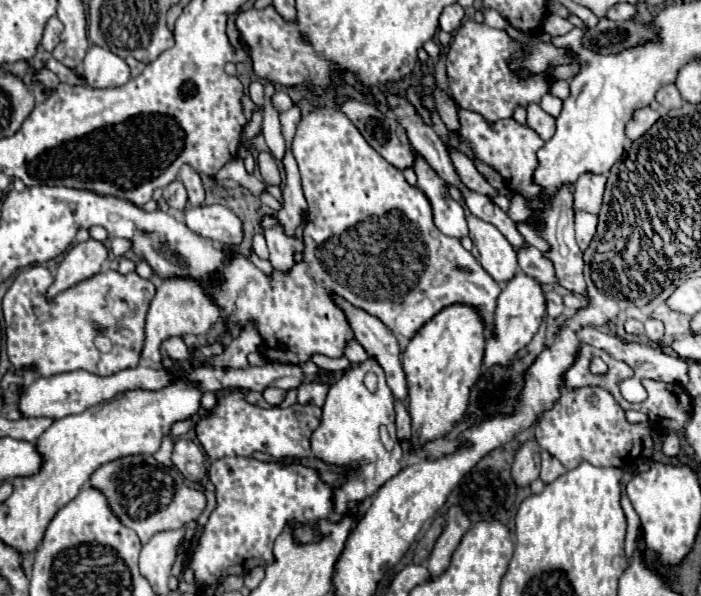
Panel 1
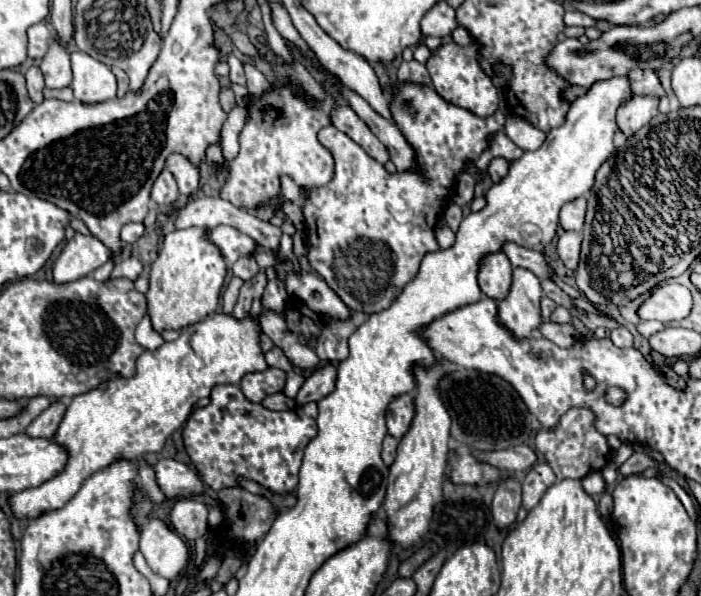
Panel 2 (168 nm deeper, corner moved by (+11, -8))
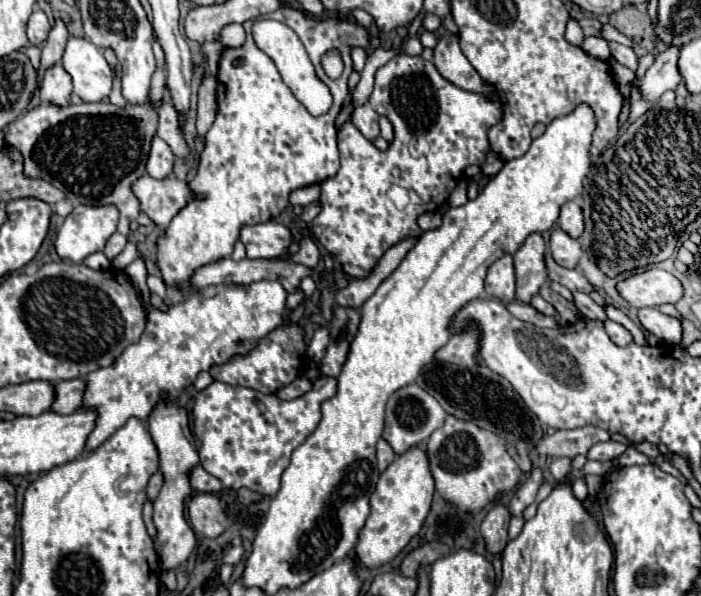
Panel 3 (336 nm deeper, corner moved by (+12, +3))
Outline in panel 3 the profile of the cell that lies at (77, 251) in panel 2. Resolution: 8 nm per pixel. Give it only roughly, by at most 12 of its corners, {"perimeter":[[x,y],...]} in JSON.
{"perimeter":[[76,205],[58,229],[58,255],[76,263],[104,249],[114,205]]}

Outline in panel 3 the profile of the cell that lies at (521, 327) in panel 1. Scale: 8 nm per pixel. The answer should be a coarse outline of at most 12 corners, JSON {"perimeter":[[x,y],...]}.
{"perimeter":[[532,233],[514,253],[516,297],[546,283],[546,241]]}

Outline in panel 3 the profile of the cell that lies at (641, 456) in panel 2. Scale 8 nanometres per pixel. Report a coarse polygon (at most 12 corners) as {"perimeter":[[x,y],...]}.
{"perimeter":[[596,443],[586,453],[594,461],[612,461],[624,453],[624,443]]}

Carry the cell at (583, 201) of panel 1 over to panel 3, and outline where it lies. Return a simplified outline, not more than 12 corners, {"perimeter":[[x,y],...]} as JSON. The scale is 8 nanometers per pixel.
{"perimeter":[[568,201],[560,207],[558,225],[572,239],[584,233],[582,209]]}

